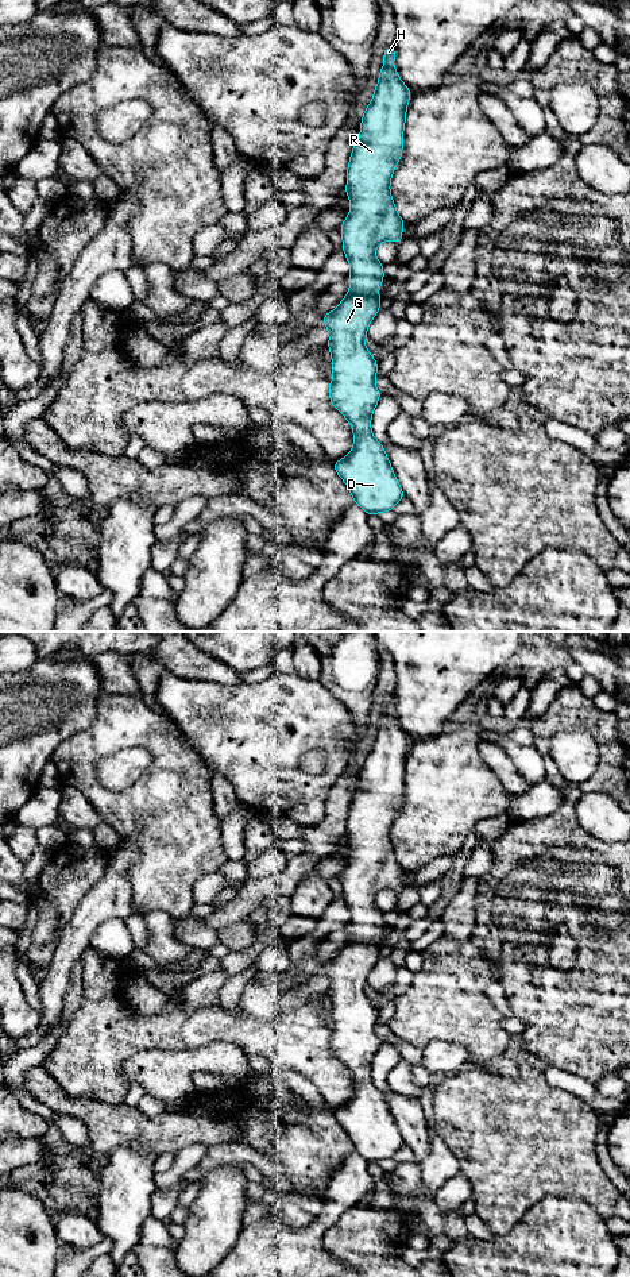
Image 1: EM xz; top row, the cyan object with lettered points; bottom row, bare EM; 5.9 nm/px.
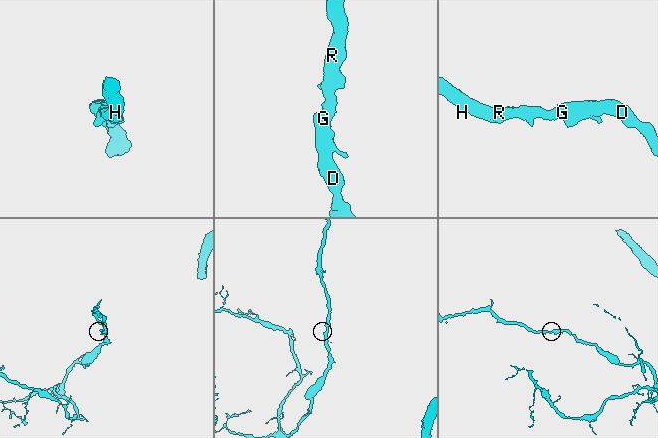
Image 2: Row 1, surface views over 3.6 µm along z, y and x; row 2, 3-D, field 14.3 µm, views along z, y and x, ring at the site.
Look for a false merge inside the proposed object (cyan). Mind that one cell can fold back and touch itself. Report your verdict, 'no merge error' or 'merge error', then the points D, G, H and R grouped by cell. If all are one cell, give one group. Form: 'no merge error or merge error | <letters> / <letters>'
no merge error | D G H R

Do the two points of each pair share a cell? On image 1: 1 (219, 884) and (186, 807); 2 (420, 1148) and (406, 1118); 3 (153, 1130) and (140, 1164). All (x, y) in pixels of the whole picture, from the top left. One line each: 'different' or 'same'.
1: different
2: same
3: different

